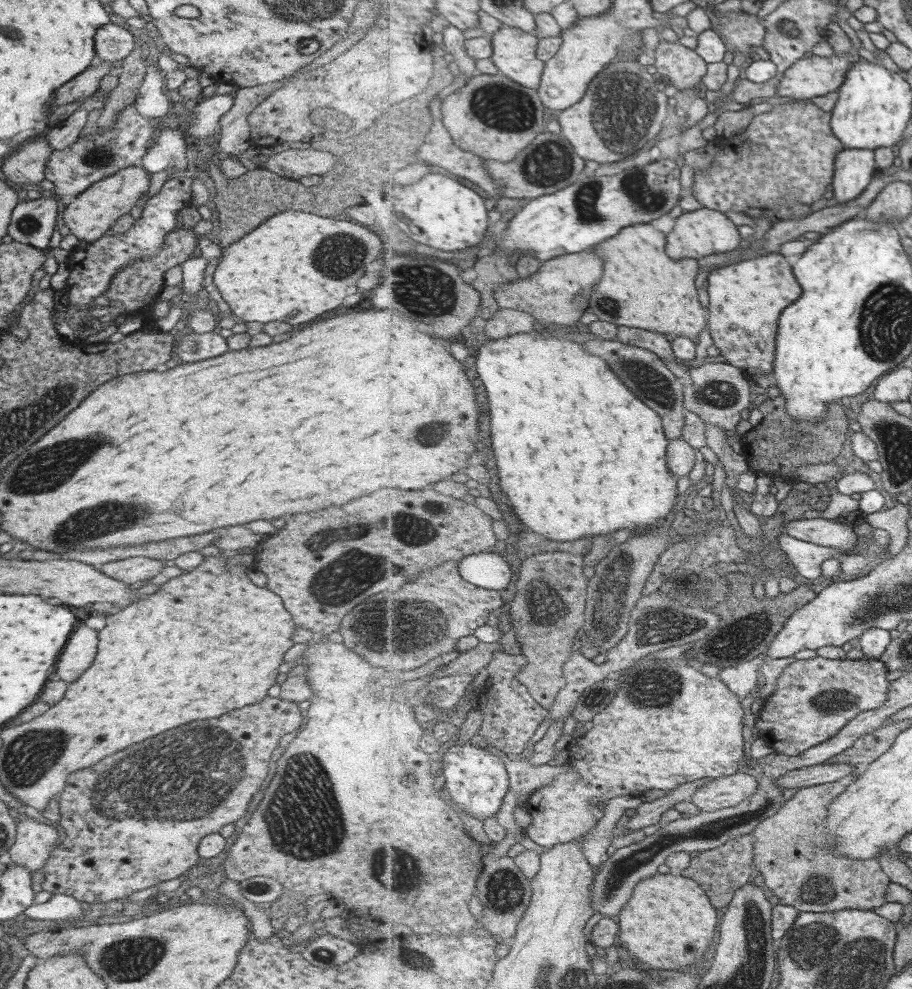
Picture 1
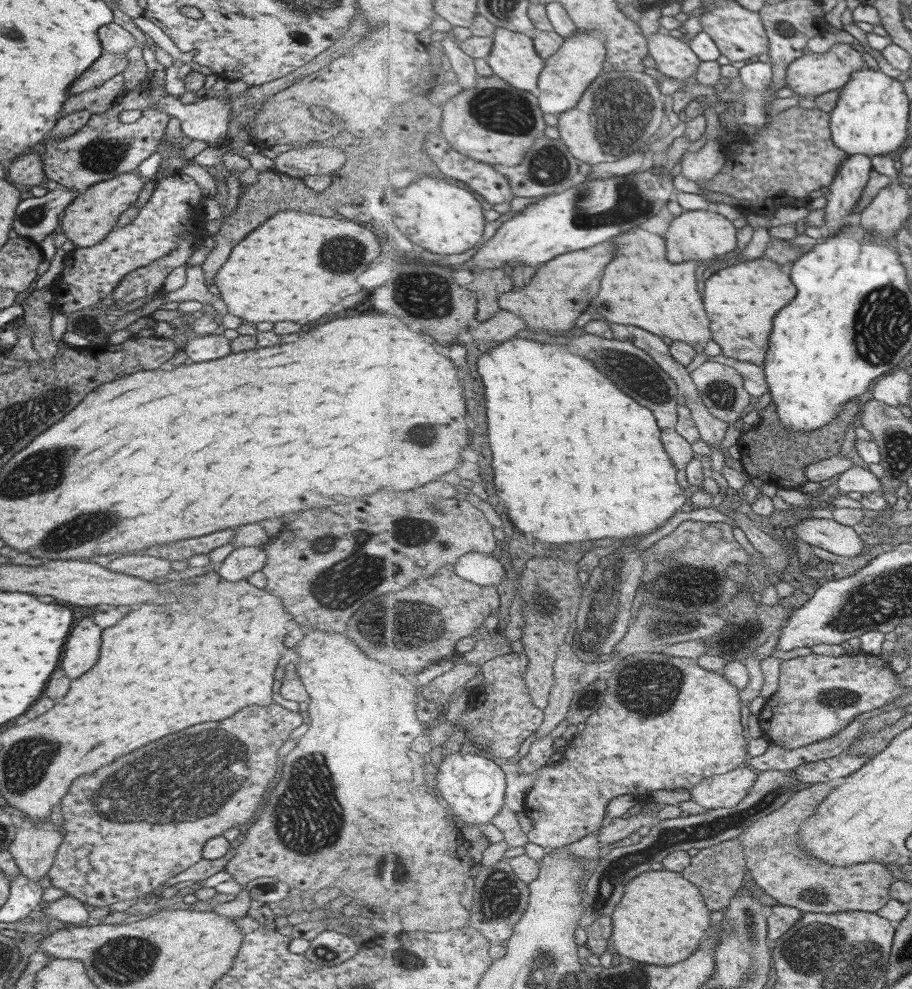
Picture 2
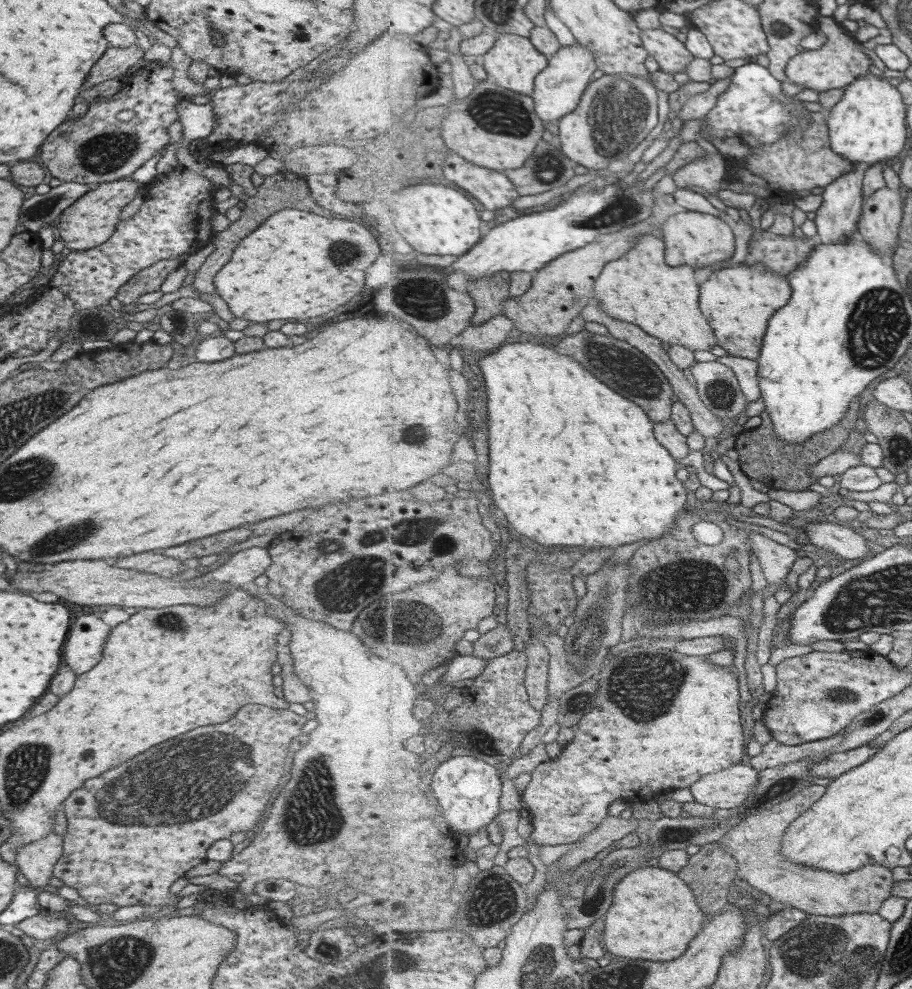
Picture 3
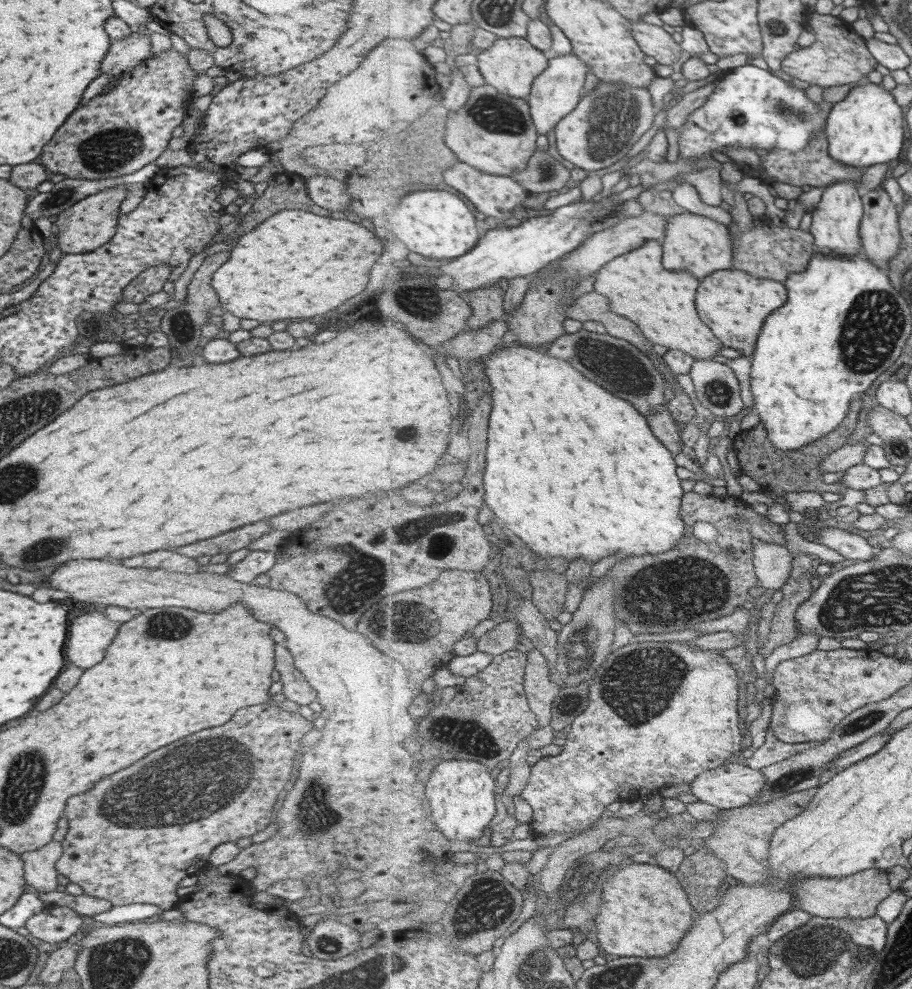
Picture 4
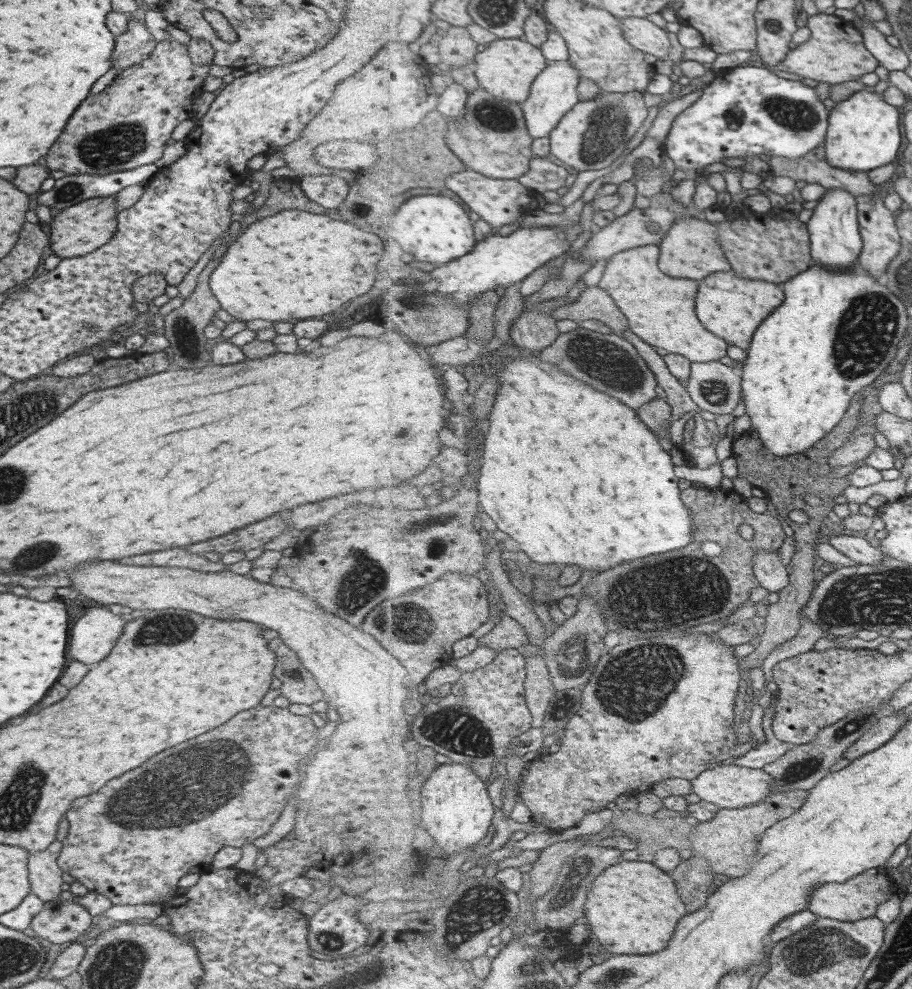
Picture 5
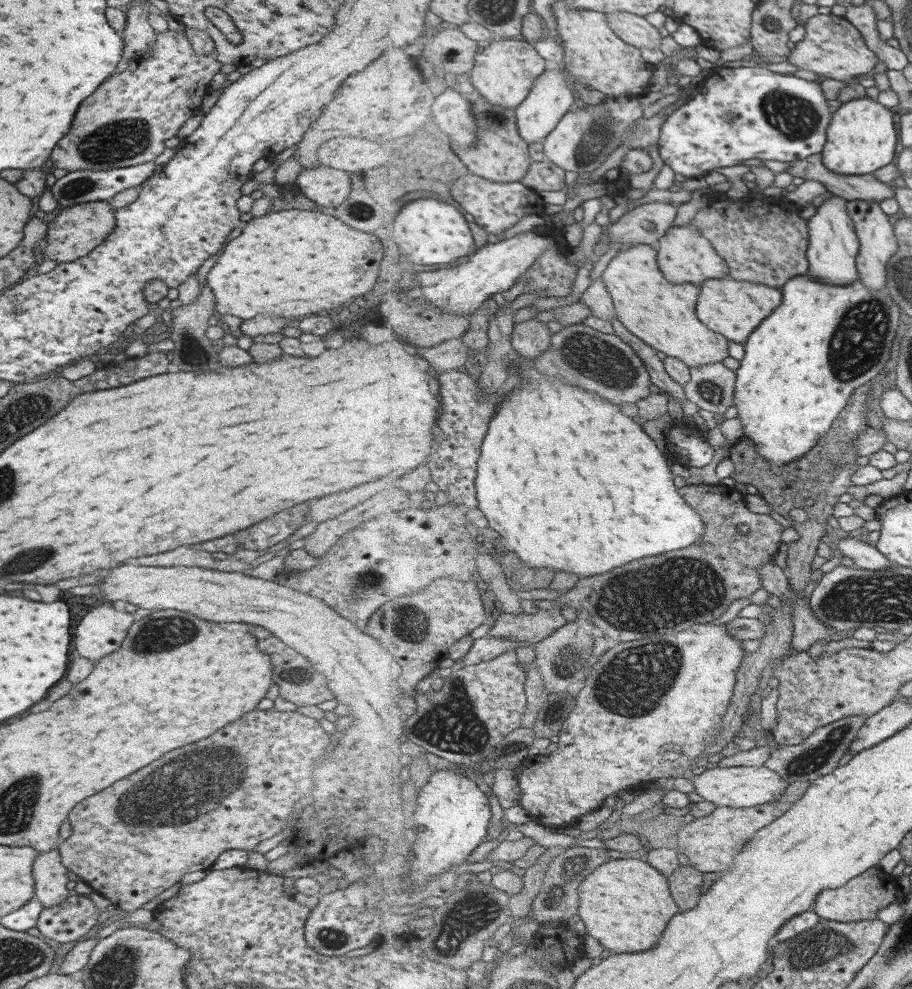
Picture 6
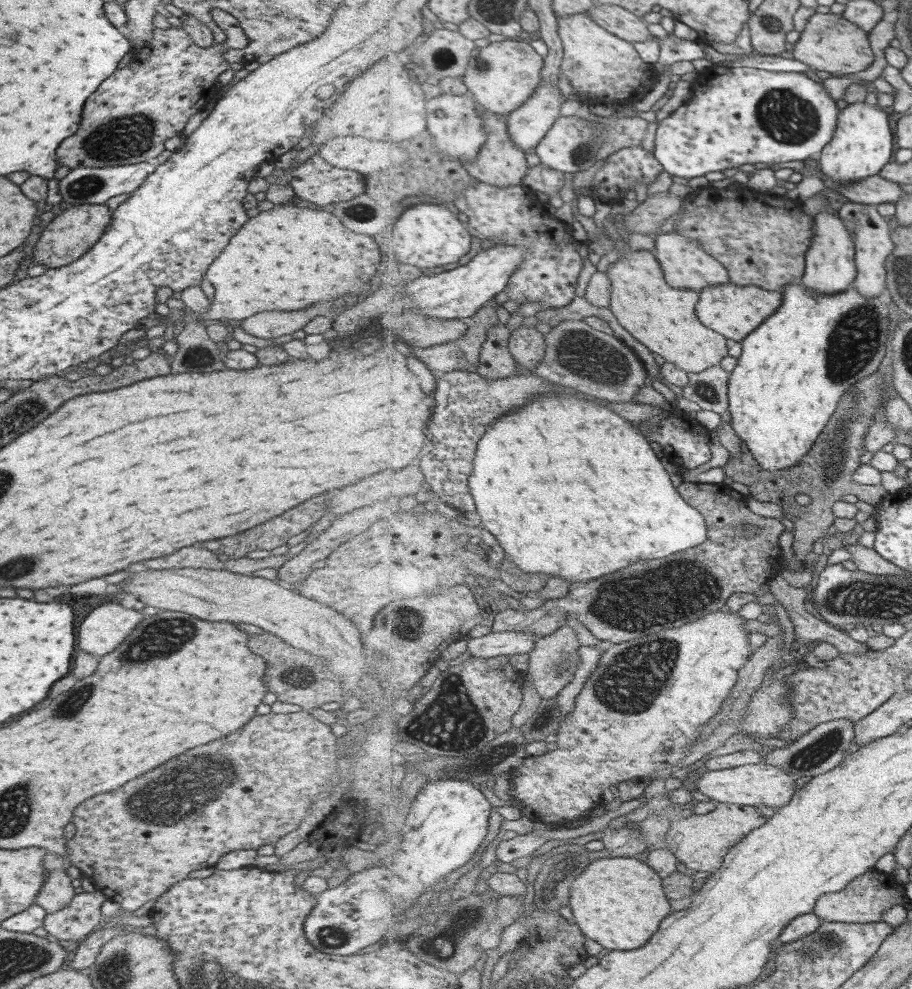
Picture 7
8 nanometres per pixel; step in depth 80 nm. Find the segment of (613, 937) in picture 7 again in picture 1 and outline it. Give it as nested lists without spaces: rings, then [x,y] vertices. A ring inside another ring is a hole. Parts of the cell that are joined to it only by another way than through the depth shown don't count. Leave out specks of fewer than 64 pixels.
[[[674,871],[641,880],[632,899],[619,914],[619,938],[636,958],[656,970],[682,970],[696,964],[713,944],[717,910],[699,885],[702,880],[685,878]]]

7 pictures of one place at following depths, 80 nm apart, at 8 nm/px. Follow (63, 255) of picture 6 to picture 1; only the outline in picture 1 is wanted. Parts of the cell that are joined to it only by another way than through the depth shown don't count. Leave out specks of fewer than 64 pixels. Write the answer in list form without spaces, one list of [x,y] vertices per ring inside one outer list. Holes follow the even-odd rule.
[[[139,164],[128,166],[120,171],[115,171],[111,176],[106,176],[104,179],[90,184],[85,191],[66,201],[65,208],[61,212],[61,220],[69,229],[69,234],[75,236],[80,242],[80,246],[85,246],[105,235],[104,232],[112,227],[117,218],[131,210],[131,207],[146,193],[147,188],[149,188],[149,173]]]

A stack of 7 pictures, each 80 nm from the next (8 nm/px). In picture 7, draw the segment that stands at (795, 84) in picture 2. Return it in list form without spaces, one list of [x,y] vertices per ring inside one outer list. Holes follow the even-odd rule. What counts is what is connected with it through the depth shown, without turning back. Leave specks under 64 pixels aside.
[[[815,13],[794,44],[793,57],[809,64],[814,70],[829,71],[832,75],[863,72],[875,62],[875,54],[870,46],[872,39],[863,28],[849,22],[842,15]]]

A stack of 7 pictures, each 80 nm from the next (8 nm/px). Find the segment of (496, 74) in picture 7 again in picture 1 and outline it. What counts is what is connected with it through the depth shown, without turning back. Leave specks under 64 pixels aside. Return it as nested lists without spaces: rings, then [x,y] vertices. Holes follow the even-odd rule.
[[[503,25],[493,35],[494,53],[491,58],[499,72],[519,84],[538,89],[546,62],[538,56],[540,37],[522,28]]]

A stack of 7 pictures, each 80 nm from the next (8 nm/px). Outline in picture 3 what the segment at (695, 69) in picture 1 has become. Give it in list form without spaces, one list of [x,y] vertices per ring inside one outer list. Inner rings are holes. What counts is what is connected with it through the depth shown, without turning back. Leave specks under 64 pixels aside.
[[[660,27],[641,31],[643,48],[654,58],[658,69],[664,73],[679,74],[686,72],[687,67],[696,59],[687,50],[684,42],[675,38],[675,31]]]

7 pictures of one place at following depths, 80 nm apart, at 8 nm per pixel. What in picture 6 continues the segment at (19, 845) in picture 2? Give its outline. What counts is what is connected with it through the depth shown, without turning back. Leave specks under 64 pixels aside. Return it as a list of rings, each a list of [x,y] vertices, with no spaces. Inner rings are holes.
[[[49,850],[35,856],[33,860],[34,896],[42,908],[49,908],[67,898],[70,881],[65,876],[67,870],[61,865],[58,850]]]

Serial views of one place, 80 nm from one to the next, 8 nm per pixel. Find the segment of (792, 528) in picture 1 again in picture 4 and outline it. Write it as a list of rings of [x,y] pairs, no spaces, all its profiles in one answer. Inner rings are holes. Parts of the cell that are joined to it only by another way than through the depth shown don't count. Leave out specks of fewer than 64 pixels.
[[[825,527],[818,534],[818,542],[832,548],[846,560],[868,561],[877,558],[876,547],[867,542],[864,536],[852,534],[841,528]]]

